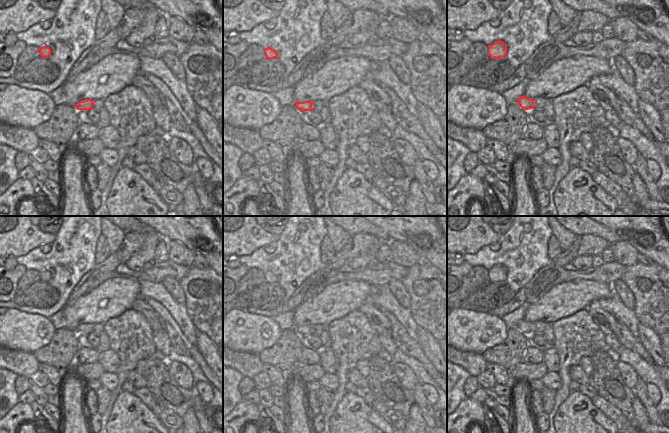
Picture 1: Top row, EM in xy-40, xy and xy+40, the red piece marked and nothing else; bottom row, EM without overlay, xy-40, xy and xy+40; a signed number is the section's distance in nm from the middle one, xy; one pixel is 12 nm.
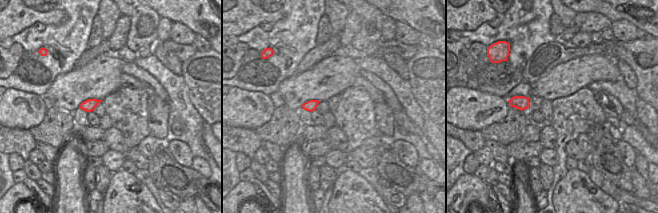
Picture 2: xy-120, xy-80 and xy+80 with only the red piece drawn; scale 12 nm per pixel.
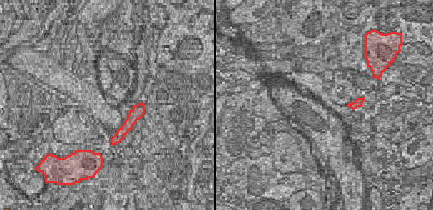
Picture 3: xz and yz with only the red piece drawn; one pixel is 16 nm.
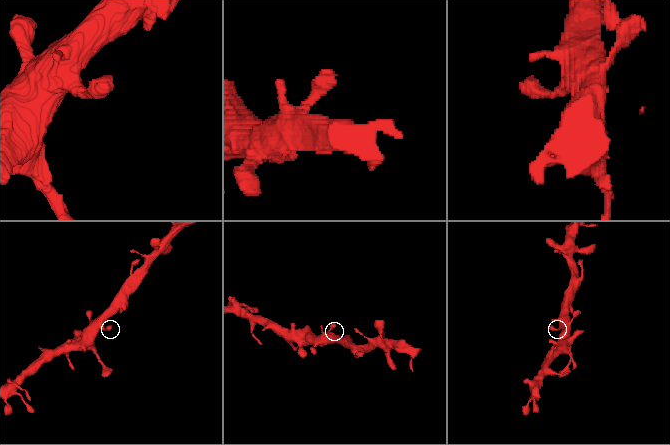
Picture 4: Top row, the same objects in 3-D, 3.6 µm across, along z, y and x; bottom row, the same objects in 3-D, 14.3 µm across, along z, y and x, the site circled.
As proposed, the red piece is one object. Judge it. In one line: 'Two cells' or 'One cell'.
One cell.

